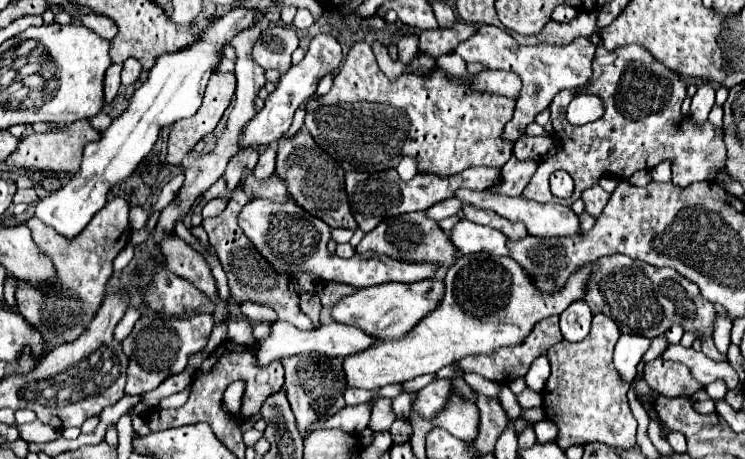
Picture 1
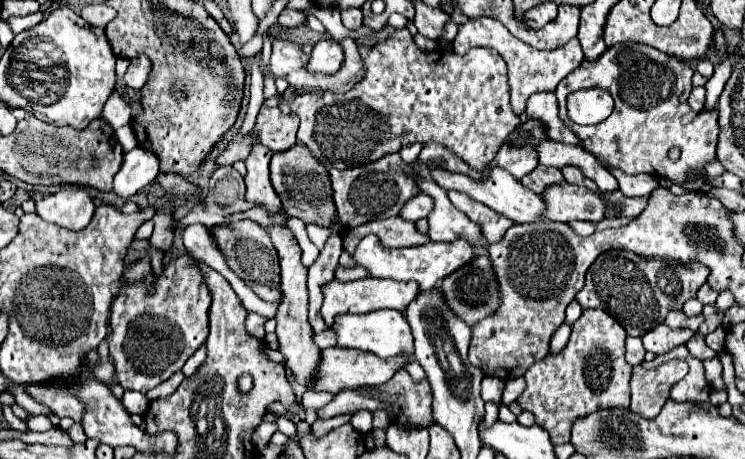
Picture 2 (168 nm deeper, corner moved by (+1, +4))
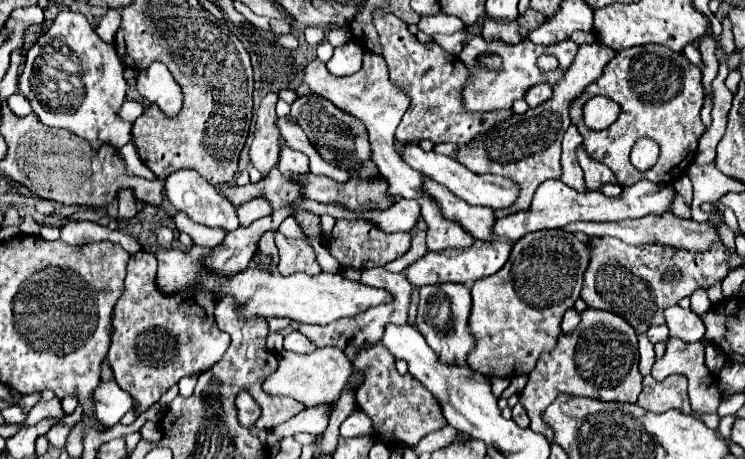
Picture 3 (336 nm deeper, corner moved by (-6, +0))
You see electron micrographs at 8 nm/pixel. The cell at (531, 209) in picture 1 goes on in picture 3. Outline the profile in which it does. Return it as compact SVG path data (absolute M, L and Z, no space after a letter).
M407 144L403 148L401 156L411 168L423 172L425 176L431 176L435 182L447 186L455 196L463 198L469 204L489 206L493 210L505 210L511 204L515 204L515 200L519 198L519 184L513 184L513 180L507 180L505 176L495 176L495 174L473 174L471 170L467 170L457 160L443 156L443 154L435 154L435 152L425 152L417 144Z

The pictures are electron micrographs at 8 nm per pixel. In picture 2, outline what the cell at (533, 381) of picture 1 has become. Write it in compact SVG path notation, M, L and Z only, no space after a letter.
M566 322L560 324L560 328L554 332L552 342L550 342L550 352L552 352L552 354L560 352L560 350L566 346L566 342L568 342L568 338L570 338L570 330L572 330L572 328L570 328Z

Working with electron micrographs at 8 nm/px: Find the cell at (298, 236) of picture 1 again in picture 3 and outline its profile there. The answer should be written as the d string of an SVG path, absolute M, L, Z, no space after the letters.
M473 240L471 248L451 248L451 250L443 250L443 252L427 252L423 258L419 258L411 266L407 266L403 274L407 276L407 280L415 288L421 288L421 286L427 286L427 284L445 284L445 282L471 286L479 278L495 274L507 262L509 252L511 252L511 244L509 242Z

